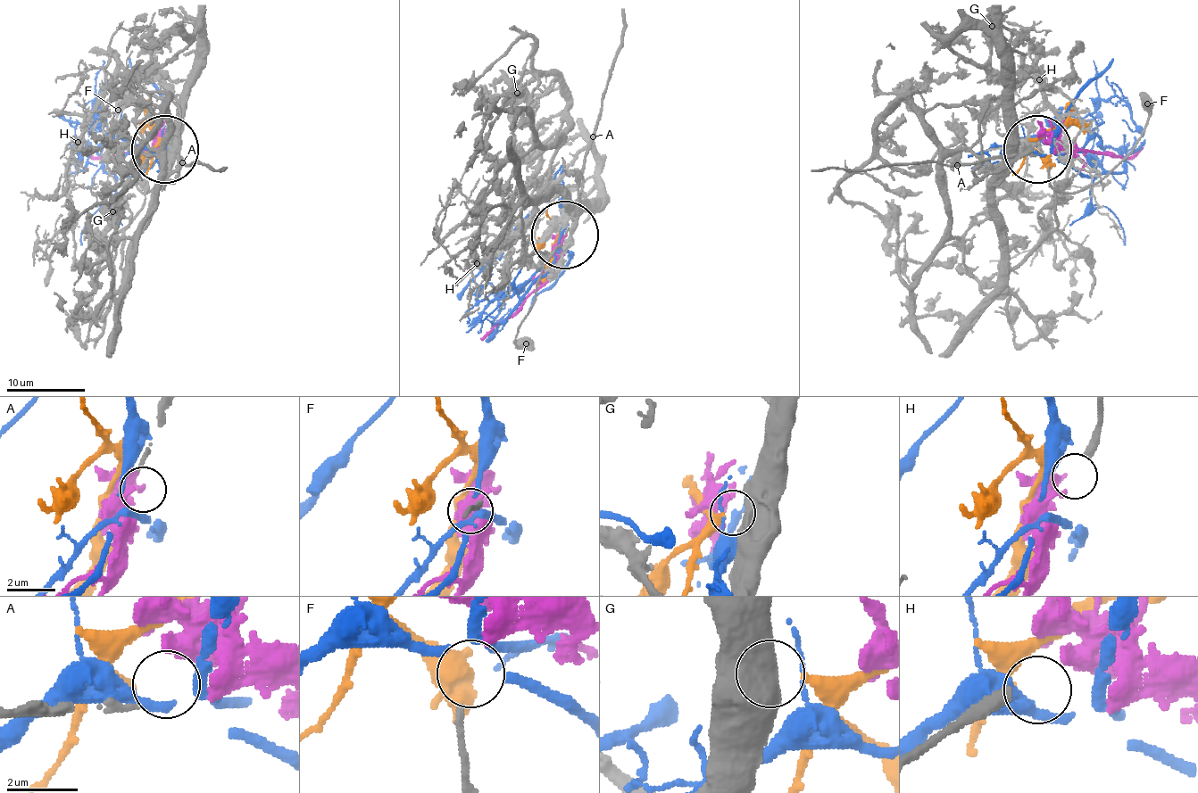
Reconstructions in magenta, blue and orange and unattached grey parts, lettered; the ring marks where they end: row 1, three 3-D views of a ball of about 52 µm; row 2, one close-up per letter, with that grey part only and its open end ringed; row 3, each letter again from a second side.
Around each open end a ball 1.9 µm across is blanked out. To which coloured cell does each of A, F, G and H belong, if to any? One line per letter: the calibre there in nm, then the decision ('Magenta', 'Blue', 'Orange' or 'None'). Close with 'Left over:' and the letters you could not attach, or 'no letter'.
A: Thickness 150 nm. Magenta
F: Thickness 170 nm. Blue
G: Thickness 650 nm. Orange
H: Thickness 380 nm. None
Left over: H

